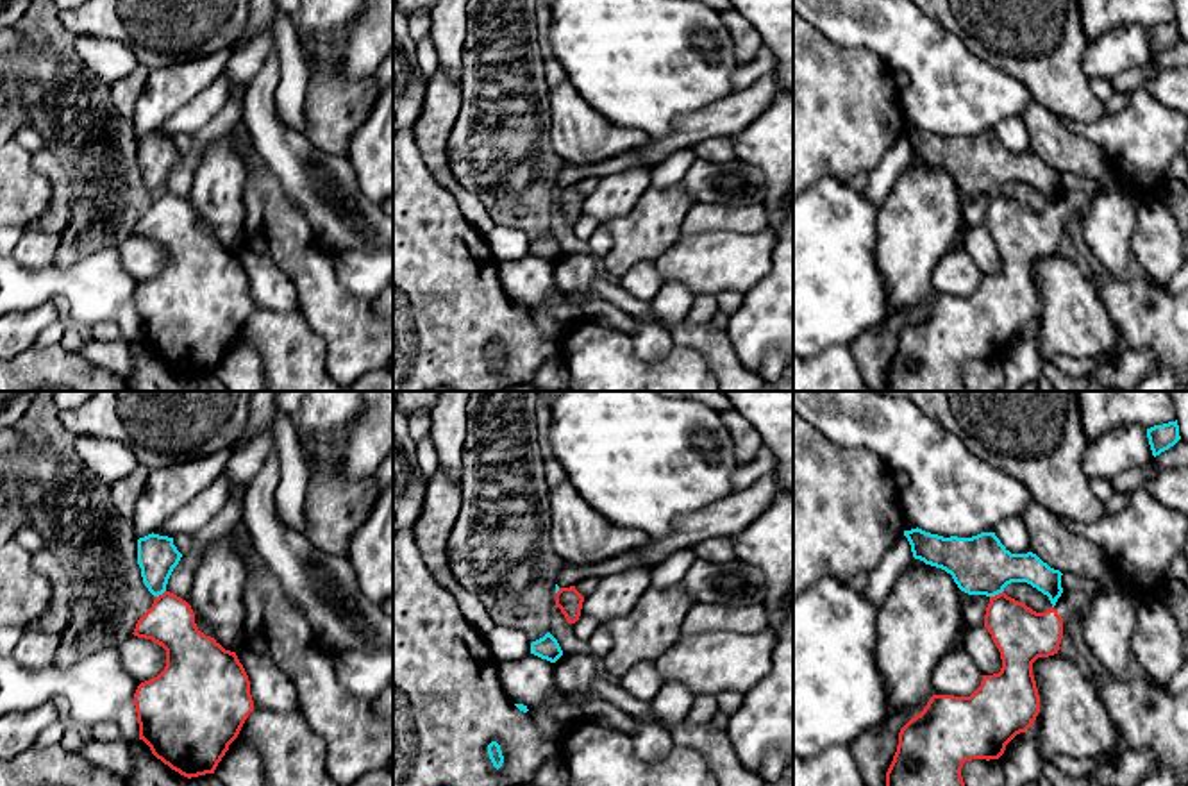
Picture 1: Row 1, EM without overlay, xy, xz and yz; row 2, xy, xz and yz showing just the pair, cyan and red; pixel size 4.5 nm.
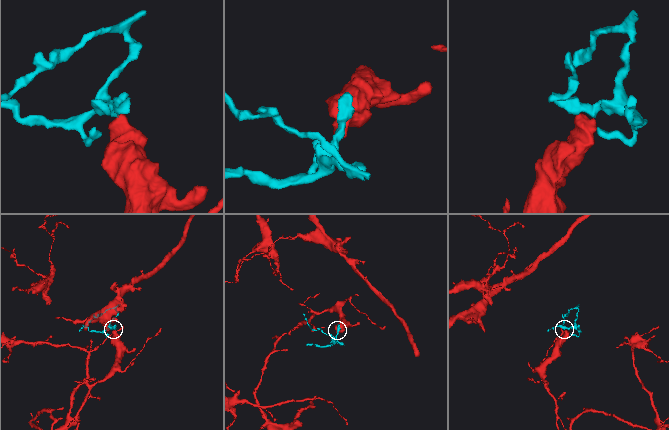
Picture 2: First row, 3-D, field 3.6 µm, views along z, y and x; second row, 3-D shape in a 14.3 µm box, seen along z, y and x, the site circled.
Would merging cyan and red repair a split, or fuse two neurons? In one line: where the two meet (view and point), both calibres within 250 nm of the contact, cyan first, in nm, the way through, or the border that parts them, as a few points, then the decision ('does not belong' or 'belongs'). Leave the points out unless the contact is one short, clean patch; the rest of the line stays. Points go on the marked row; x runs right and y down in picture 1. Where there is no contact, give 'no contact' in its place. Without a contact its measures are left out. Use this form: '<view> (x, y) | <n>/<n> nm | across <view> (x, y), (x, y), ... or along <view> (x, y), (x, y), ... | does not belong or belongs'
yz (995, 593) | 260/240 nm | along yz (1003, 590), (990, 597) | does not belong

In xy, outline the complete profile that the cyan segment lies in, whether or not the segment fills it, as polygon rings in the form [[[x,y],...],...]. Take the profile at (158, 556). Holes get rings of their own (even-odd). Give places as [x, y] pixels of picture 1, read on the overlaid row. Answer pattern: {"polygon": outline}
{"polygon": [[[152,532],[138,539],[138,564],[143,582],[154,597],[166,591],[168,579],[180,557],[182,554],[173,545],[173,538]]]}

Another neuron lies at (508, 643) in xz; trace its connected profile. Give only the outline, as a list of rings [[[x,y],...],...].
[[[495,625],[484,636],[498,665],[522,659],[531,654],[531,638],[518,627]]]

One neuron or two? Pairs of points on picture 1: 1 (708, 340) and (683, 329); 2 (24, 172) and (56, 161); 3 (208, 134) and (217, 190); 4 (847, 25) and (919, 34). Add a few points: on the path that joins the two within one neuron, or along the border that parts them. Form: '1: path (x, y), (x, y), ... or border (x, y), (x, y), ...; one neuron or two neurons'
1: path (702, 336), (688, 334); one neuron
2: border (31, 156), (33, 167), (50, 184), (47, 208); two neurons
3: border (231, 131), (204, 149), (195, 168), (193, 184); two neurons
4: path (865, 31), (897, 31), (901, 34); one neuron

